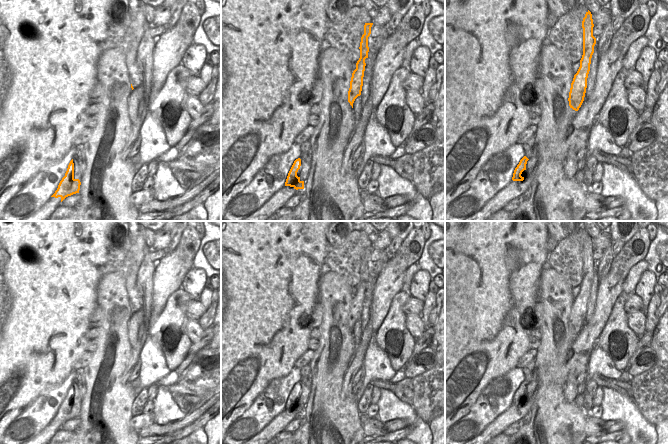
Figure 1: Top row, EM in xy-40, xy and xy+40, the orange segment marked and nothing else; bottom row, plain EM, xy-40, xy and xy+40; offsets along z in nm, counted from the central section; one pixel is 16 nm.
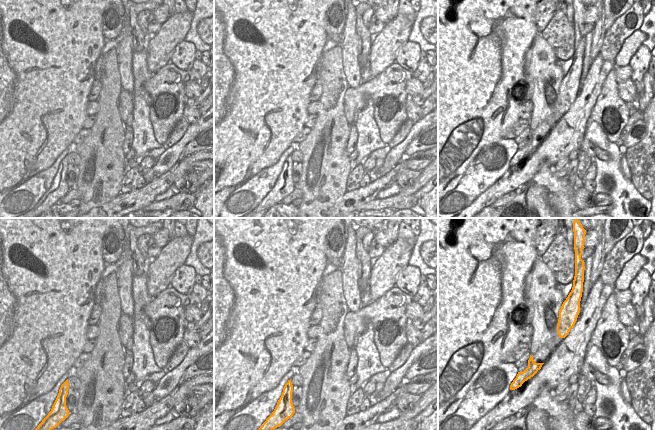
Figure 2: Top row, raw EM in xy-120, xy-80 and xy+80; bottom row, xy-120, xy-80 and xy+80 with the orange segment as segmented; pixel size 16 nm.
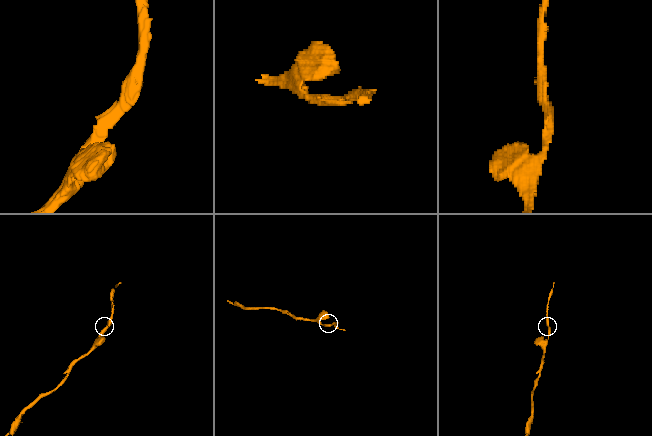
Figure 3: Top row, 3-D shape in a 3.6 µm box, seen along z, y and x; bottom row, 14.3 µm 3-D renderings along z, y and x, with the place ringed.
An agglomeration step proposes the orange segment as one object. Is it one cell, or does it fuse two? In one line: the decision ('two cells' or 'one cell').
one cell

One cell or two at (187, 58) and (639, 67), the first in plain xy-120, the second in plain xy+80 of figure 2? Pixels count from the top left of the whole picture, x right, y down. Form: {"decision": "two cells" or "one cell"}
{"decision": "one cell"}

